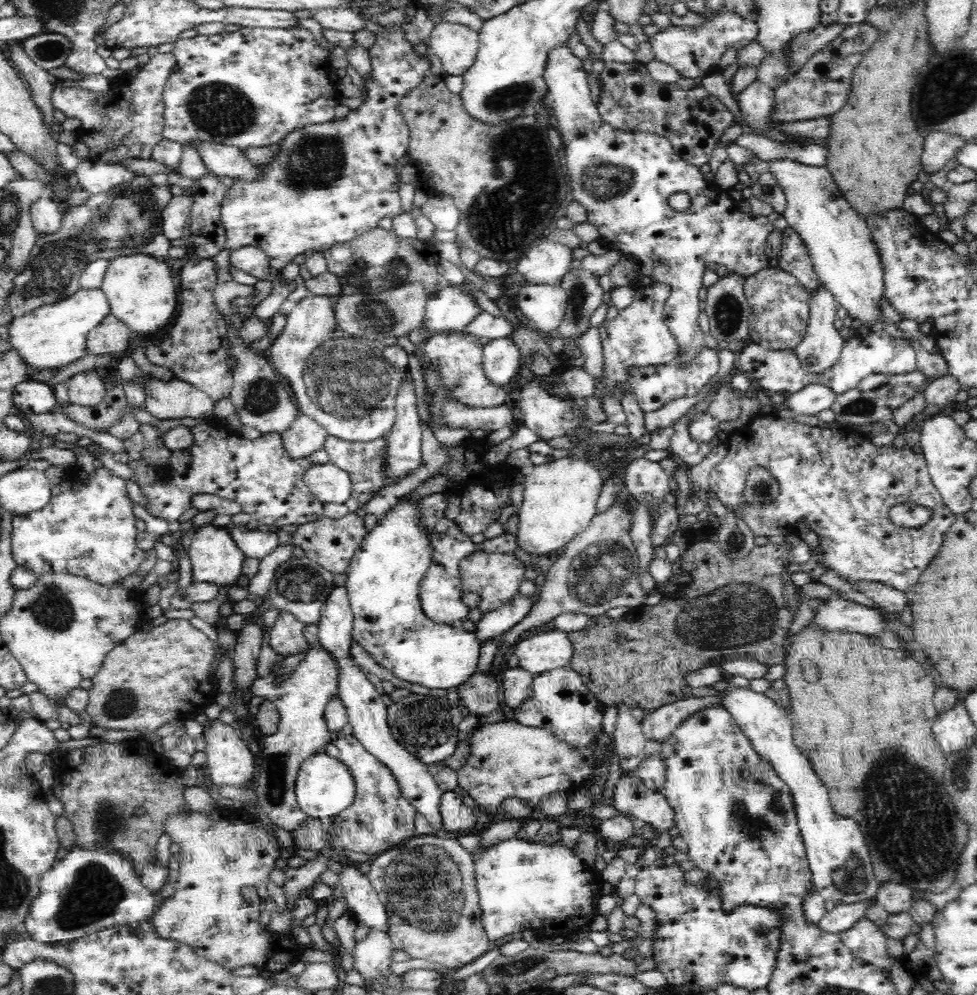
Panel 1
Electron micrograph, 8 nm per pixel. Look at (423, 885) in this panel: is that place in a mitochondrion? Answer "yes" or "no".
yes

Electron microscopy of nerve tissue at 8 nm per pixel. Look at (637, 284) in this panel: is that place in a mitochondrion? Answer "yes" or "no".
no

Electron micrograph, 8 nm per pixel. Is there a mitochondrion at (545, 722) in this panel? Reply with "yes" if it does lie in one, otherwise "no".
no

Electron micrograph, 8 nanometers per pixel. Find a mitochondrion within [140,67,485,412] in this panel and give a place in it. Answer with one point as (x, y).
(221, 109)

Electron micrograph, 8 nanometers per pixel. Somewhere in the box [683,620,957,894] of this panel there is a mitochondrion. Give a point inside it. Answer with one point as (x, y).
(745, 818)

